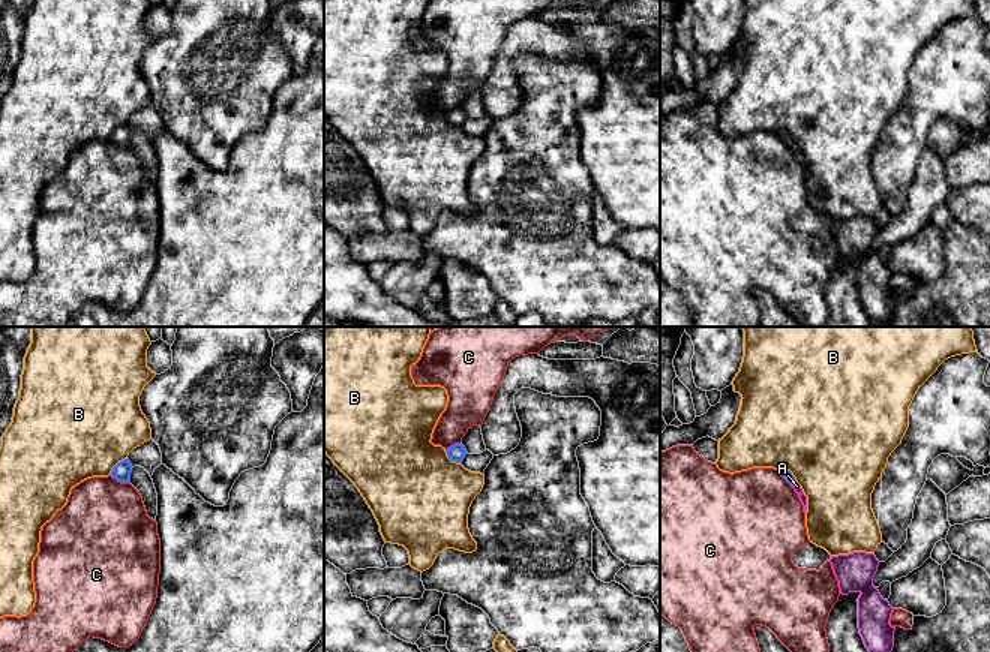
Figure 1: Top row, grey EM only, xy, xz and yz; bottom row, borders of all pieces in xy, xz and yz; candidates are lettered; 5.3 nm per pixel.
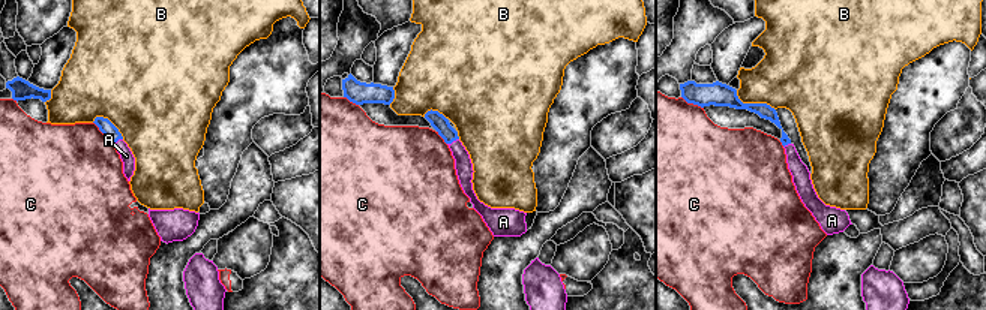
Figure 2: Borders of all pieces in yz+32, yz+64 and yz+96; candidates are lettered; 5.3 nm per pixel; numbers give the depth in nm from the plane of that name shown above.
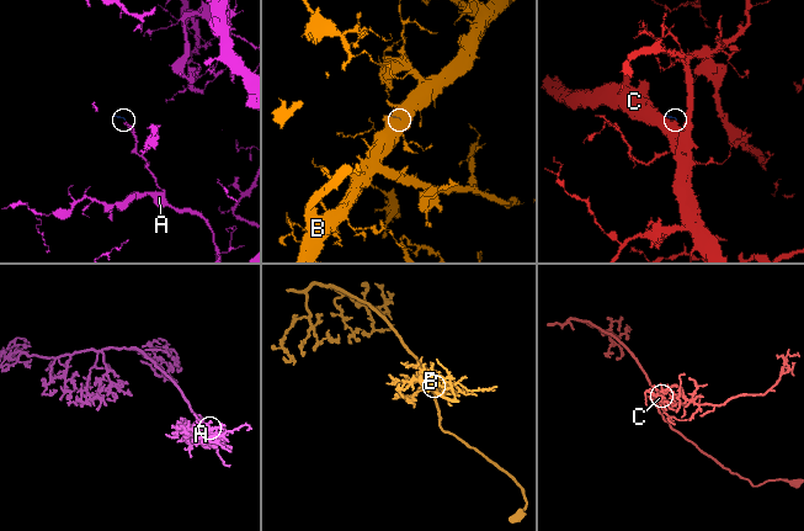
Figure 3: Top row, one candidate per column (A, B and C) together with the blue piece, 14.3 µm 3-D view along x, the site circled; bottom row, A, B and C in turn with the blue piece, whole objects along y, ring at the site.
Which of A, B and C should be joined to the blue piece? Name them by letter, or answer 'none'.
A

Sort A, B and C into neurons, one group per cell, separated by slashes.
A / B / C

